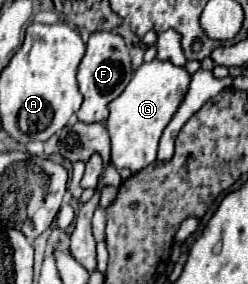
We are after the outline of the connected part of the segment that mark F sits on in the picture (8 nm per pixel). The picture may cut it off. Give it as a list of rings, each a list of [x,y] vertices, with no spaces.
[[[96,31],[90,35],[86,55],[78,67],[78,85],[80,93],[84,95],[84,103],[78,109],[76,117],[82,123],[104,123],[108,119],[108,103],[116,99],[130,81],[132,63],[126,49],[124,39],[112,31]]]

